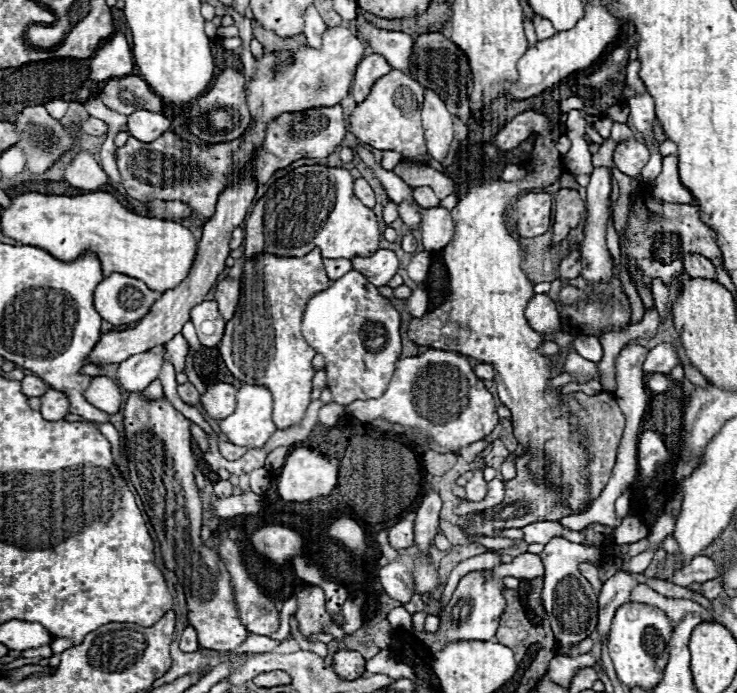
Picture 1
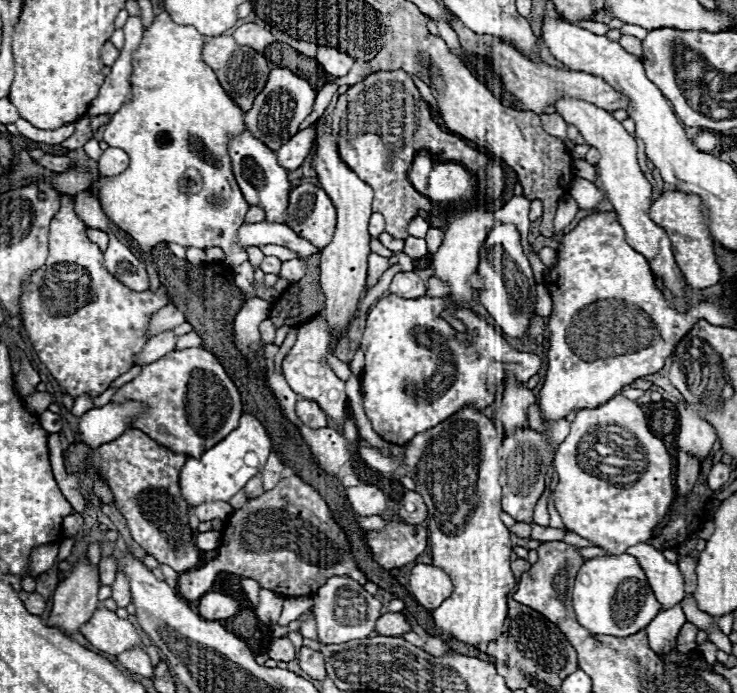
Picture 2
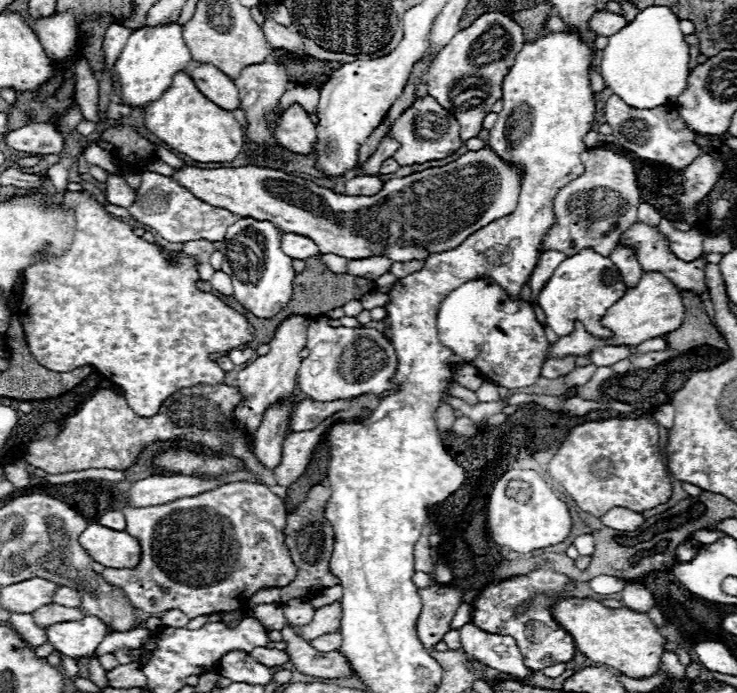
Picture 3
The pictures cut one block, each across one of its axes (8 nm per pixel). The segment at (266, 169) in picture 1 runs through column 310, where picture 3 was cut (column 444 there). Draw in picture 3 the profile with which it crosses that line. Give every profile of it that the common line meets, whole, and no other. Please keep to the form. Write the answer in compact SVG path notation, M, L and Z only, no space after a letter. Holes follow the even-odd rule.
M426 96L424 100L418 100L412 108L408 108L392 126L390 134L400 142L398 152L392 156L400 166L412 166L412 164L422 164L430 160L442 160L450 154L454 154L462 144L460 144L460 134L458 134L458 120L452 124L452 114L446 112L432 96Z

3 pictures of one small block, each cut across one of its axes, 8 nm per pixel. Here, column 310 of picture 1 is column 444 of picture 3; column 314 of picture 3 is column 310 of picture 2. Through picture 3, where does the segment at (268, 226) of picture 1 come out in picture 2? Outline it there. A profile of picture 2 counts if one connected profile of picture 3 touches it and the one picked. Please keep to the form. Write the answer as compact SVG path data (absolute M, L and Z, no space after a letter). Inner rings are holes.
M300 184L290 192L290 204L286 210L286 226L290 226L300 238L324 250L336 226L336 210L328 200L328 194L314 184Z

